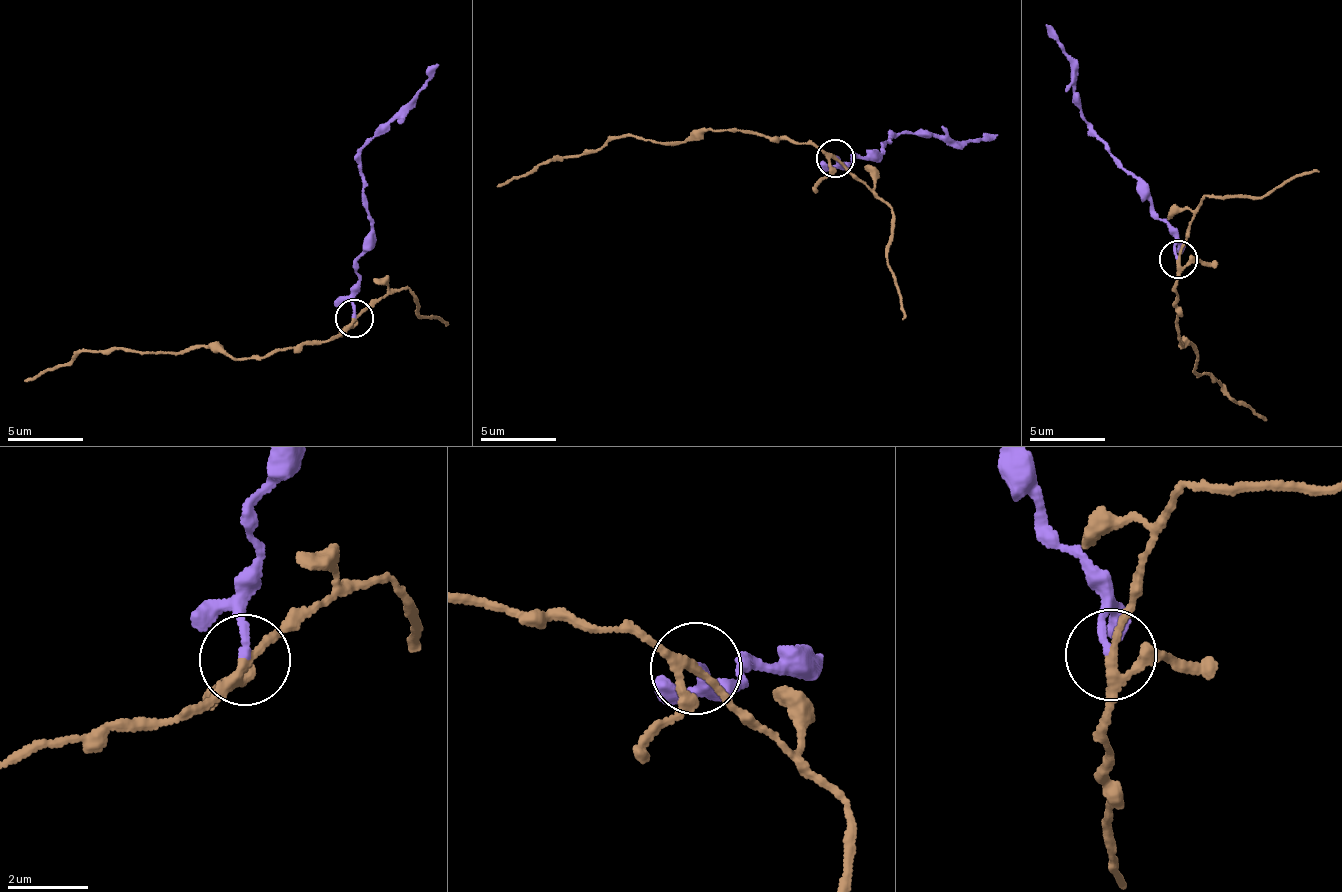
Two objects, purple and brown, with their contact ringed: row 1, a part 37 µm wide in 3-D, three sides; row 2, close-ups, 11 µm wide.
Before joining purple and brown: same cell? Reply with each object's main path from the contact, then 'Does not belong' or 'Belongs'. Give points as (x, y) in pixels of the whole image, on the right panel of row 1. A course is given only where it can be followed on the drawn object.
Course of purple: (1177, 260), (1173, 233), (1137, 177), (1084, 120), (1067, 53), (1047, 25). Course of brown: (1177, 260), (1175, 291), (1181, 347), (1189, 344), (1198, 375), (1215, 377), (1231, 397), (1266, 419). Does not belong

